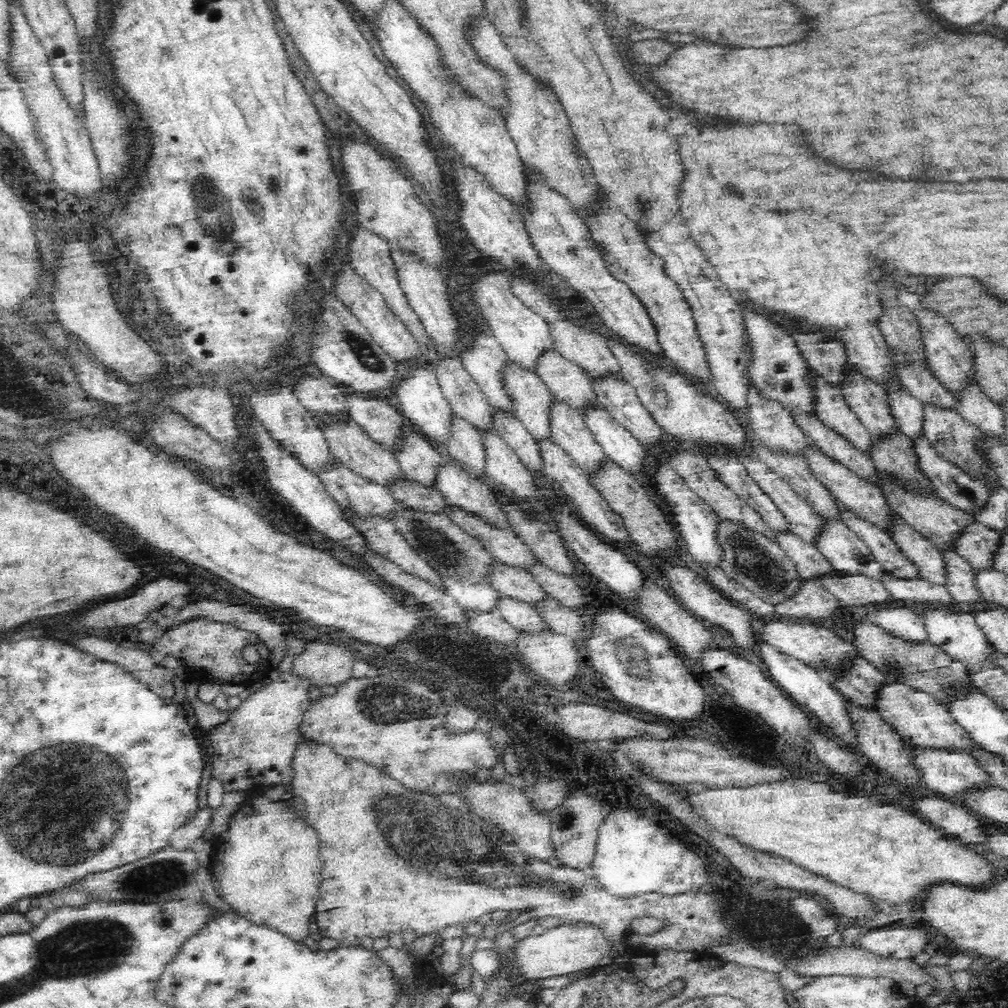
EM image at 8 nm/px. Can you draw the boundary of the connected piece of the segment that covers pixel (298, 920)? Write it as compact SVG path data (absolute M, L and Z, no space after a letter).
M254 794L250 804L242 806L231 818L226 830L212 839L214 856L209 870L214 881L214 892L220 896L239 916L253 924L263 925L296 943L312 934L310 924L317 912L322 876L319 870L318 837L314 829L302 823L294 815L289 802L282 802L276 796Z

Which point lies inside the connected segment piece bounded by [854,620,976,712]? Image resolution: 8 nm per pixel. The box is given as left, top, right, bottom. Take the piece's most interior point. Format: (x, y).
(928, 669)

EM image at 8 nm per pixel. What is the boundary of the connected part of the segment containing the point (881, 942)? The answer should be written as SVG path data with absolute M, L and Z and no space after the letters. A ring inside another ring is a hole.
M889 925L880 929L863 929L857 946L876 956L896 959L912 959L925 948L926 932L922 929L888 927Z

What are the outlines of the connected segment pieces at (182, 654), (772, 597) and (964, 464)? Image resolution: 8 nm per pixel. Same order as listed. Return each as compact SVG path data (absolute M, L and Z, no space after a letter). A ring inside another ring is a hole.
M206 619L188 621L165 630L152 645L152 650L158 659L174 657L186 670L186 684L212 683L218 685L239 684L250 686L264 674L271 674L269 659L261 658L257 664L250 665L242 659L242 650L246 646L261 643L256 633L237 629L234 626Z
M722 521L718 527L718 540L724 549L724 558L721 568L728 578L740 583L744 588L750 589L762 602L774 607L789 603L804 586L804 580L798 572L796 563L790 558L786 551L762 535L750 533L744 527Z
M924 408L924 437L936 453L944 460L960 467L964 473L970 477L982 481L986 485L986 489L992 494L998 489L1004 489L1000 477L995 474L991 467L991 462L987 460L988 442L985 435L980 433L976 428L970 427L958 413L943 412L936 408Z

